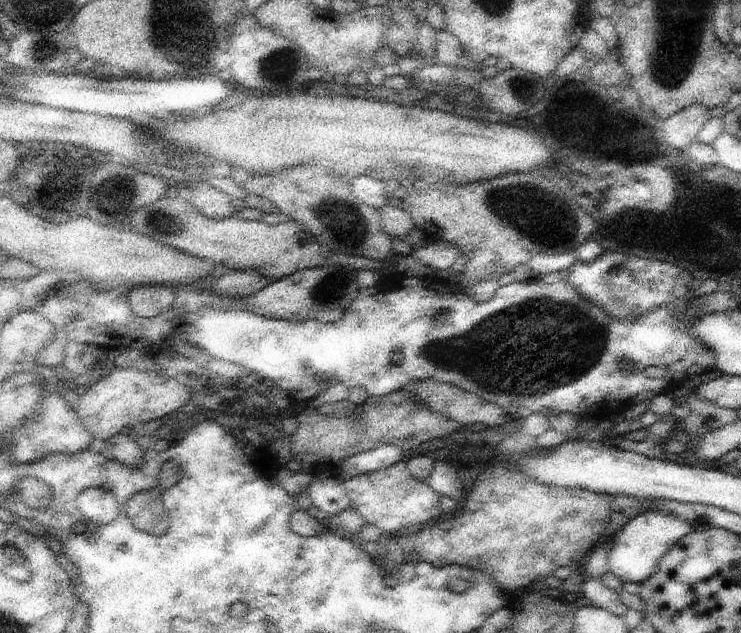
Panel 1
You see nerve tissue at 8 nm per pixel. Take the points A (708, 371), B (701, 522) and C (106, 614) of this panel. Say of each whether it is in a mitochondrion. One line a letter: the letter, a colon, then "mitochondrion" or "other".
A: other
B: other
C: other

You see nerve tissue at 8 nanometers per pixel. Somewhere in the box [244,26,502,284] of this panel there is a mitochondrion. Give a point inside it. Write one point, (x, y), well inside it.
(341, 218)

